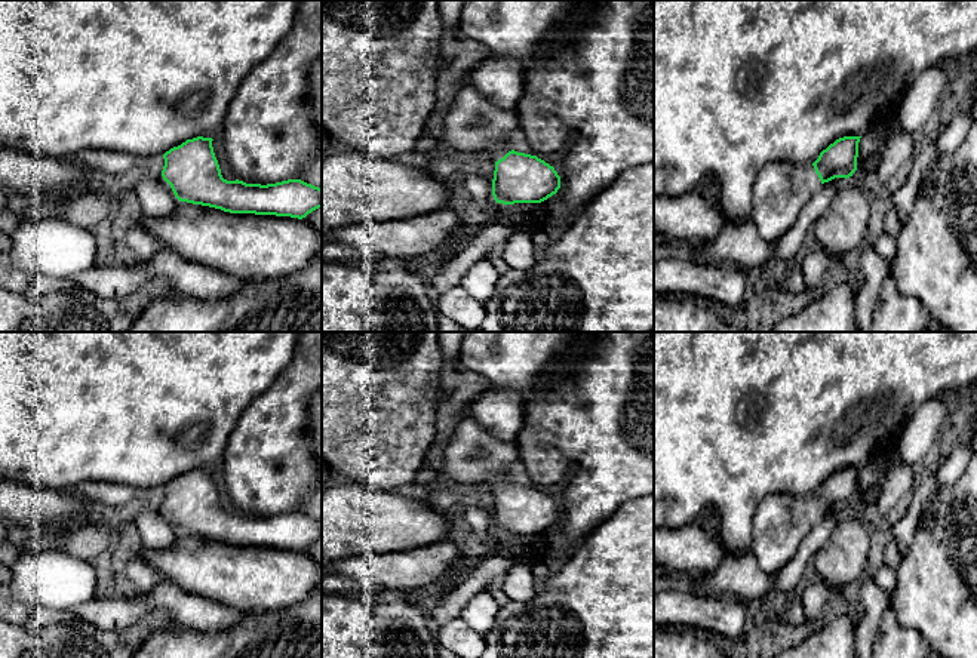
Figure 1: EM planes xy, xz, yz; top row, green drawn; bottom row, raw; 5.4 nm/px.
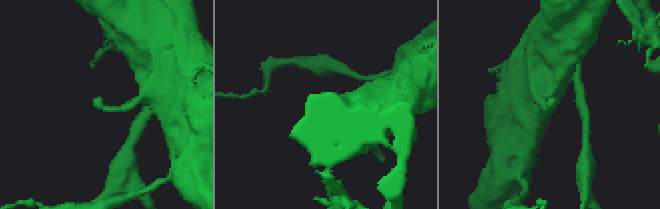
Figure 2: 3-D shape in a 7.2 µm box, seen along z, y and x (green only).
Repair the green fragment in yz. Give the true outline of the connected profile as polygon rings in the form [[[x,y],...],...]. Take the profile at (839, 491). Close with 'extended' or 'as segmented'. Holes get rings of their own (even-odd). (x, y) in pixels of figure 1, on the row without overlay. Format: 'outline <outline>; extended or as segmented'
outline [[[860,470],[836,471],[812,496],[769,494],[761,501],[752,520],[752,553],[766,575],[790,562],[824,514],[852,508]]]; extended

